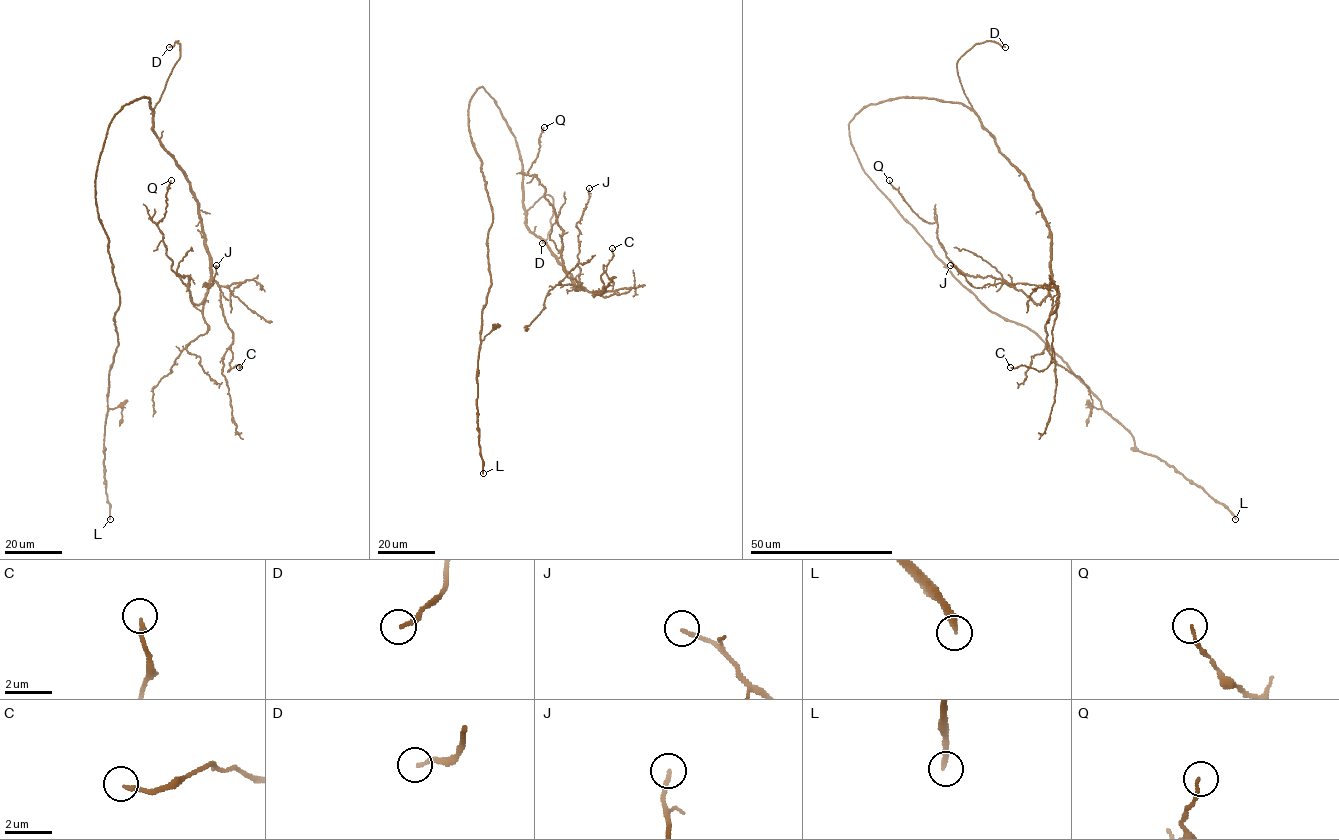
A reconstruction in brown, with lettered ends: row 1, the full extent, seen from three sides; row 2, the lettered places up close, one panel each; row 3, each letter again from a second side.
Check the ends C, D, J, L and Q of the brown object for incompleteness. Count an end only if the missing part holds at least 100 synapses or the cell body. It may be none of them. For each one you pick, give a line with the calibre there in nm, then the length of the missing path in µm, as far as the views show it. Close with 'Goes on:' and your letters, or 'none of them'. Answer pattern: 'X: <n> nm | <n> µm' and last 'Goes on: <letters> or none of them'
D: 170 nm | 40 µm
L: 240 nm | 450 µm
Goes on: D, L

